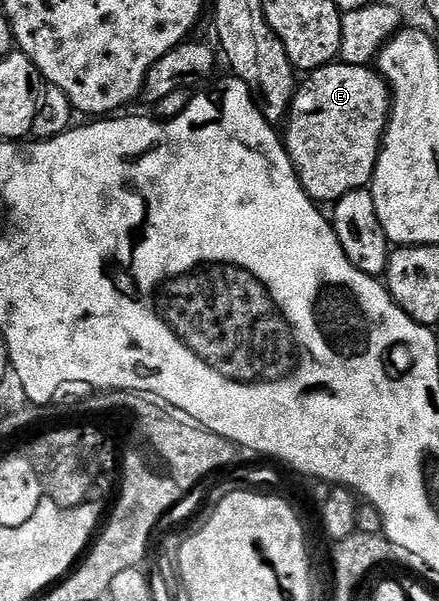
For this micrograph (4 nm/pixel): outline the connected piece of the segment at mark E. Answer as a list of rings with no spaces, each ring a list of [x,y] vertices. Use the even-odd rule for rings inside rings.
[[[343,62],[315,68],[313,72],[307,73],[305,80],[308,81],[305,84],[303,81],[297,87],[296,95],[292,98],[292,107],[288,109],[282,139],[304,193],[317,202],[335,202],[346,194],[371,185],[376,159],[380,153],[380,142],[388,126],[390,93],[379,71],[368,66],[348,65]]]

